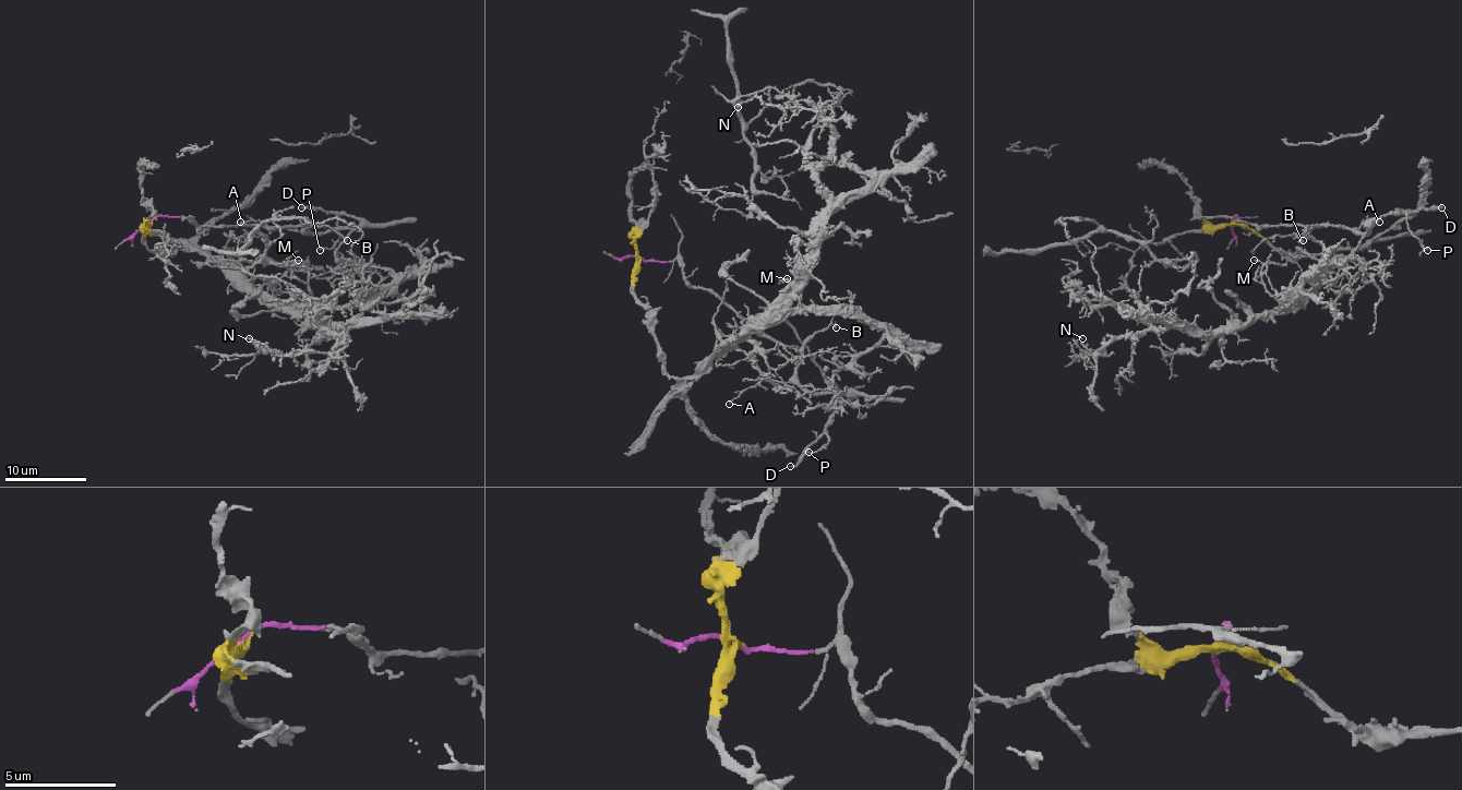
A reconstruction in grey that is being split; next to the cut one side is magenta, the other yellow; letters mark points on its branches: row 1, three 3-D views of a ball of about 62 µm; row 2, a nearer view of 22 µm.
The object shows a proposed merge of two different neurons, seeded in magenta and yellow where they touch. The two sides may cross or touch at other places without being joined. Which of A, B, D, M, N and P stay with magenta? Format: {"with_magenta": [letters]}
{"with_magenta": ["A", "B", "D", "P"]}

